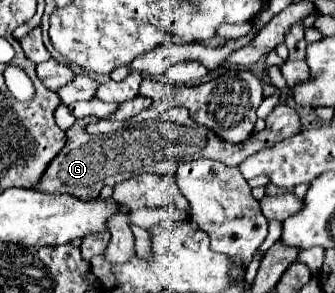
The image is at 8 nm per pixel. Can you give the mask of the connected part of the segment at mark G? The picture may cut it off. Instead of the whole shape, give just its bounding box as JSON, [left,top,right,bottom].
[33,105,299,201]

